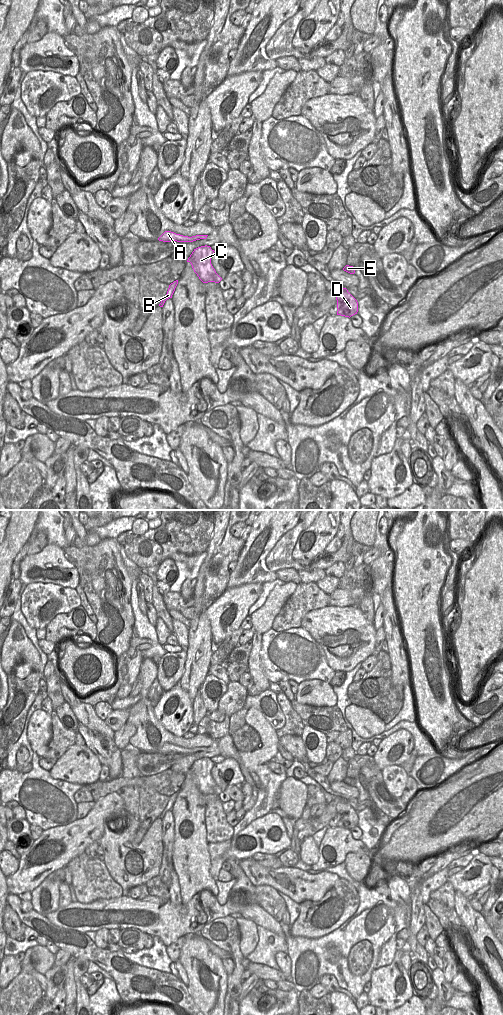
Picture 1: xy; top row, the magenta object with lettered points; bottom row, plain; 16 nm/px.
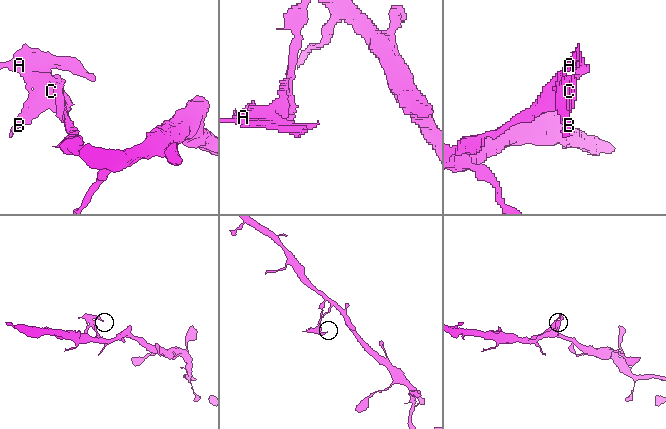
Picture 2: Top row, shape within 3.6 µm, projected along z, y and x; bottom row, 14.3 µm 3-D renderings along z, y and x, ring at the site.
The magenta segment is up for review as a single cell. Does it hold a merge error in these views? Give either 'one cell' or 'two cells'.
one cell

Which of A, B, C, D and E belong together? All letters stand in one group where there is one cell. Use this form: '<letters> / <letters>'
A B C D E

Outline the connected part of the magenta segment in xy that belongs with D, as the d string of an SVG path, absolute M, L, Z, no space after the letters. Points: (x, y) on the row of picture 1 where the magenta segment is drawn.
M341 288L336 293L337 315L351 317L358 312L357 300L348 292L346 288Z

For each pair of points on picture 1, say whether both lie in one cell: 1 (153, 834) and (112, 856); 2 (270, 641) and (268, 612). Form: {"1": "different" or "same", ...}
{"1": "same", "2": "different"}

